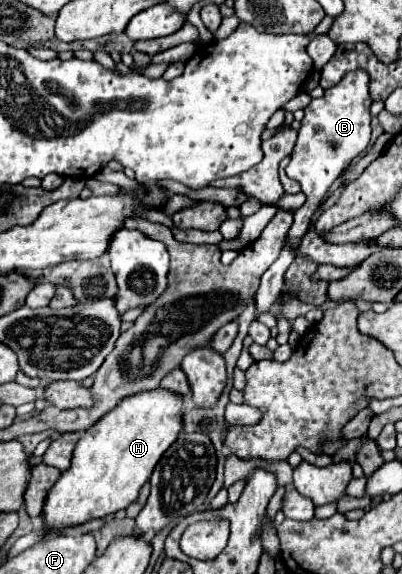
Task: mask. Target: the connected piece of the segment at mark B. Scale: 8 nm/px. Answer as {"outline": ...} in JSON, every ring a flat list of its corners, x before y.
{"outline":[[365,70,349,72,337,86,325,90,321,98,313,98,305,108,305,118,301,120,301,128,297,130,297,144,291,152,291,162,285,168,285,174,299,182,301,192,307,196,307,202,293,214,295,222,289,230,287,246,281,250,277,262,269,266,269,270,261,276,261,286,255,296,257,312,267,312,269,306,277,300,283,288,283,274,293,262,293,252,299,246,301,236,309,228,313,212,319,208,331,184,341,176,341,172,351,164,355,156,359,156,369,146,371,136,371,108,373,100,369,96,369,74]]}

